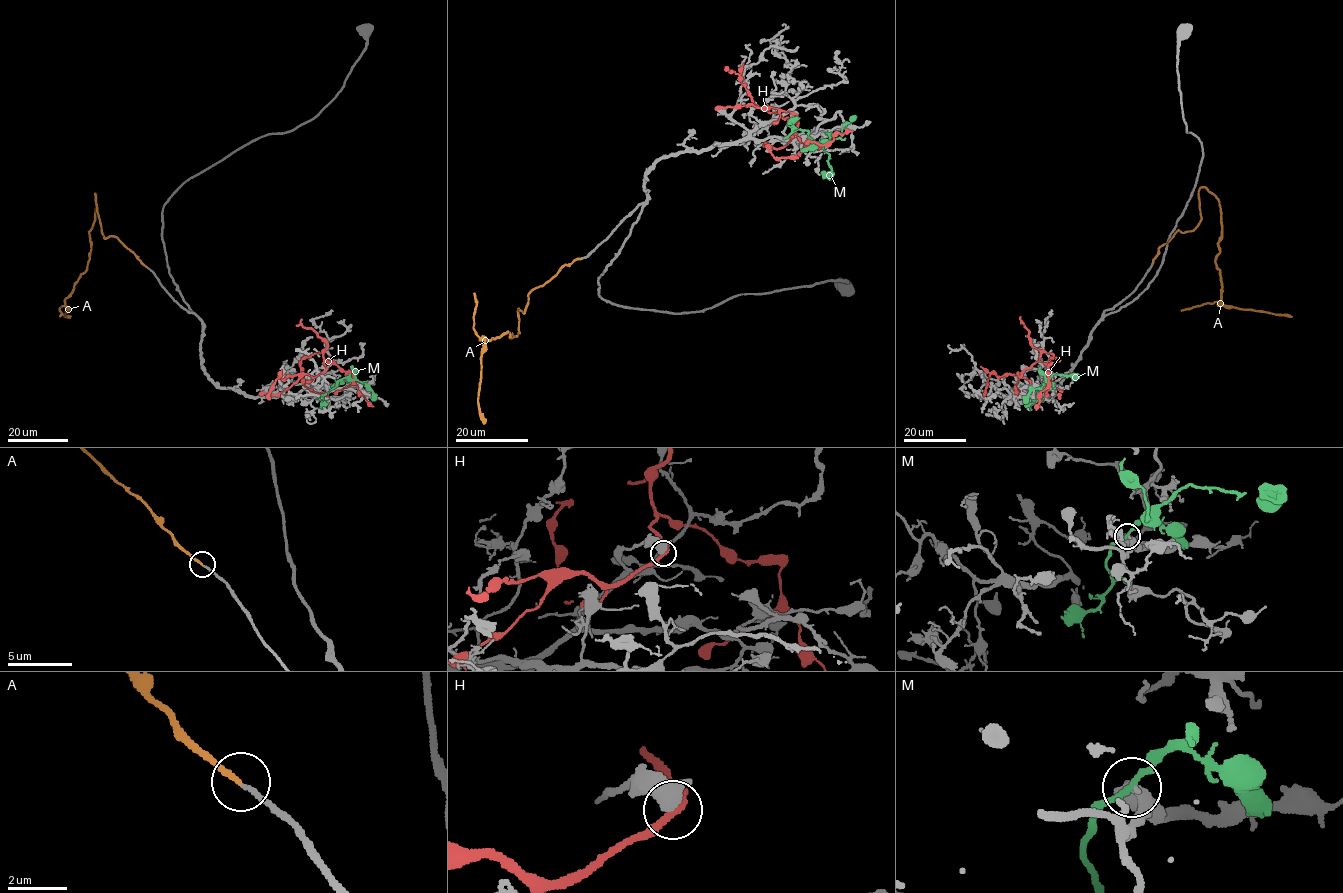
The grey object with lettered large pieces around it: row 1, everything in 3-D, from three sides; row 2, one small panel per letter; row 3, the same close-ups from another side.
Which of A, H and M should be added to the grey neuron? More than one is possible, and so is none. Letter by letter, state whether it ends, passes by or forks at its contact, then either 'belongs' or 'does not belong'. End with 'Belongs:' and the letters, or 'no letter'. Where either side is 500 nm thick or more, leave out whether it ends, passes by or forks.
A: it ends | belongs
H: does not belong
M: it passes by | does not belong
Belongs: A

